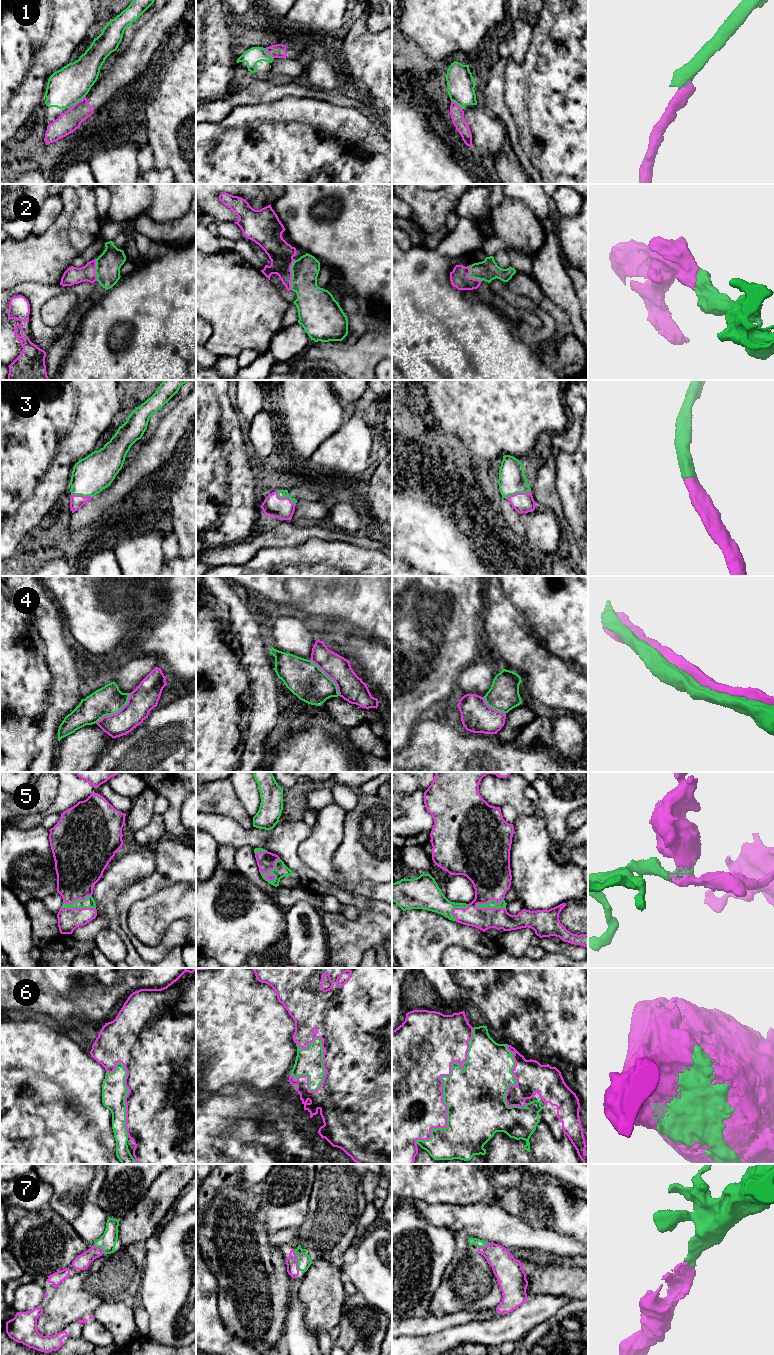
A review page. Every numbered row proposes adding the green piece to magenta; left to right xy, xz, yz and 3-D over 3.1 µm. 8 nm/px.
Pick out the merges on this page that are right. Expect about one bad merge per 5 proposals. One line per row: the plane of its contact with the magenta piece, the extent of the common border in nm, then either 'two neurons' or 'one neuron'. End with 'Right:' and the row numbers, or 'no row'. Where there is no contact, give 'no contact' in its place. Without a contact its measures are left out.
1: contact in xy; length 180 nm; two neurons
2: contact in xz; length 240 nm; one neuron
3: contact in xz; length 190 nm; one neuron
4: contact in xy; length 380 nm; two neurons
5: contact in yz; length 240 nm; one neuron
6: contact in yz; length 1050 nm; one neuron
7: contact in xz; length 180 nm; one neuron
Right: 2, 3, 5, 6, 7

